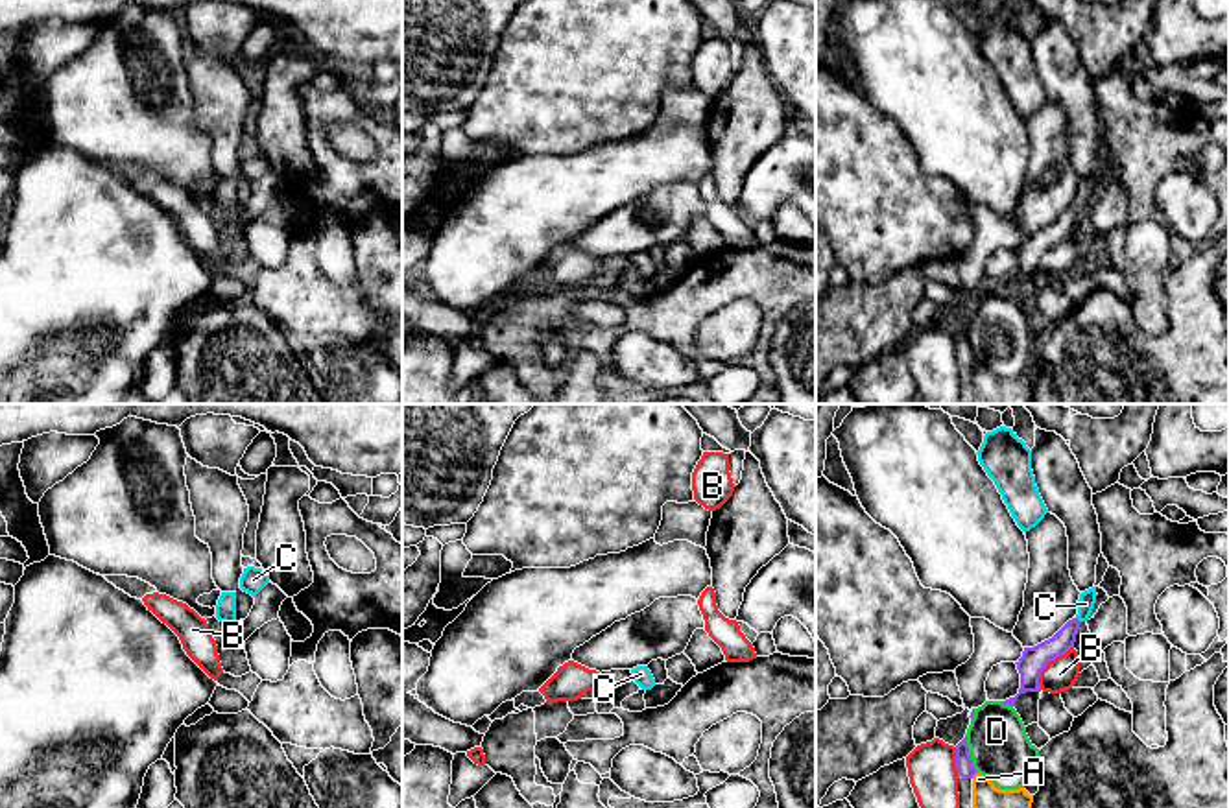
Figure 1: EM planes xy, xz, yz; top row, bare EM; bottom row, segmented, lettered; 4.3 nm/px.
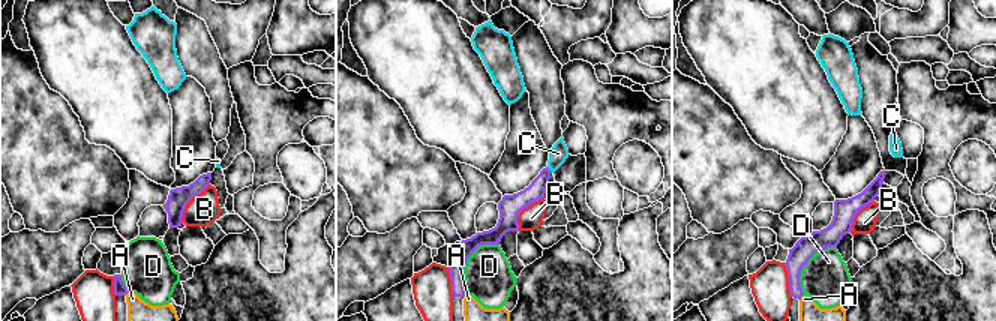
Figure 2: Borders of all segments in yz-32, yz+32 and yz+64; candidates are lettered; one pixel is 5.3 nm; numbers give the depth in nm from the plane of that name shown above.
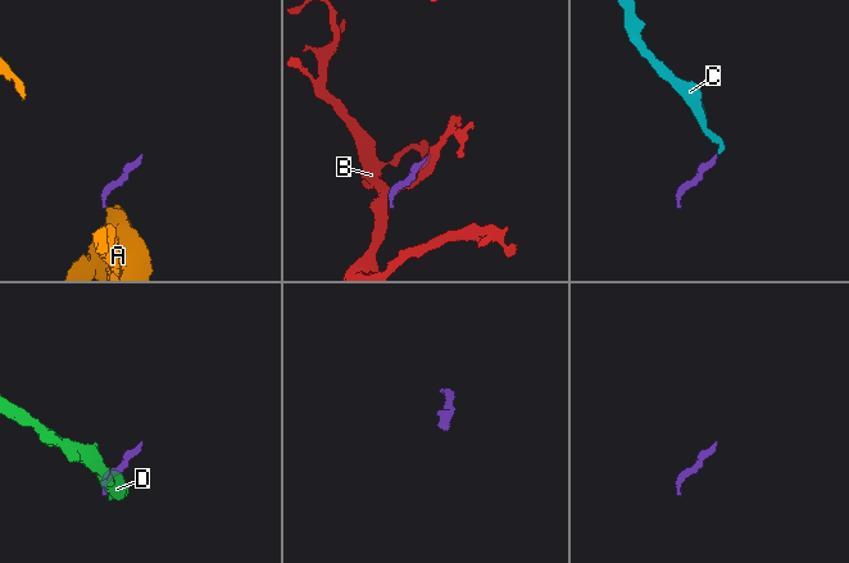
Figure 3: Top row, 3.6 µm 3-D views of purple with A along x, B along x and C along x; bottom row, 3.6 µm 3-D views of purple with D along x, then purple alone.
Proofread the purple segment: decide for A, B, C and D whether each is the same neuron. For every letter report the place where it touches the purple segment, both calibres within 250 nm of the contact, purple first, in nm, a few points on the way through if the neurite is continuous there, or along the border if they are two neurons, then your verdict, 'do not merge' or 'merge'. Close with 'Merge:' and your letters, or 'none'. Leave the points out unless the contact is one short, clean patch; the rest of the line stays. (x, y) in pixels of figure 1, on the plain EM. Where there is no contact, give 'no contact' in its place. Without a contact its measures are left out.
A: yz (973, 362) | 80/240 nm | along yz (977, 360), (971, 364) | do not merge
B: yz (1047, 249) | 110/140 nm | do not merge
C: yz (1078, 207) | 110/80 nm | across yz (1036, 246), (1078, 207), (1085, 190) | merge
D: yz (967, 340) | 80/260 nm | along yz (966, 321), (971, 353), (977, 358) | do not merge
Merge: C

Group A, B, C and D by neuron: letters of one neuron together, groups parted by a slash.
A / B / C / D

